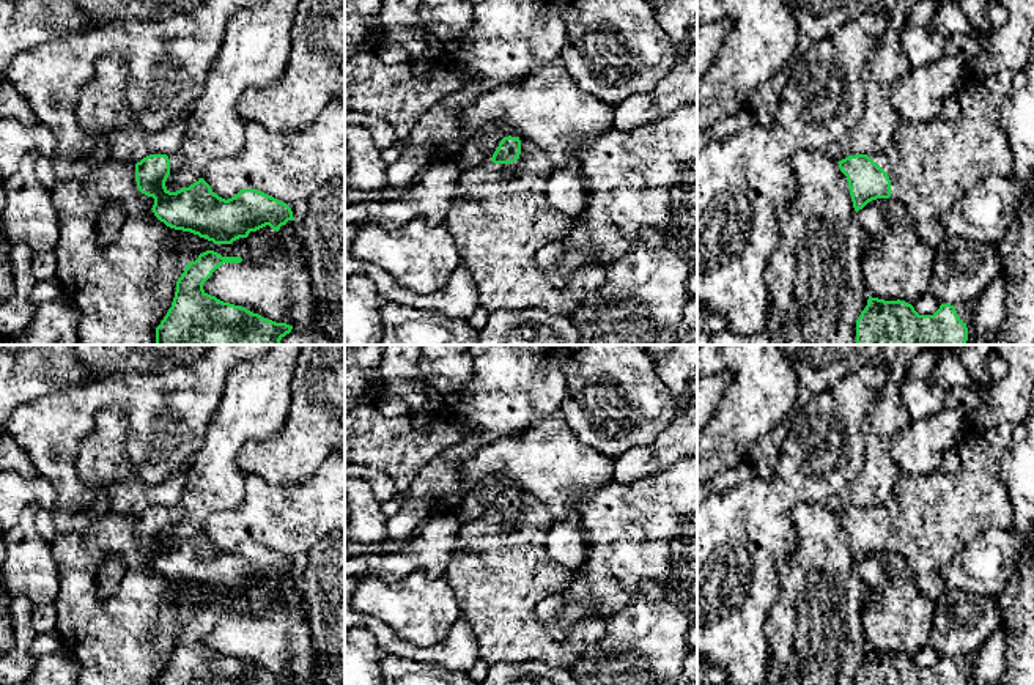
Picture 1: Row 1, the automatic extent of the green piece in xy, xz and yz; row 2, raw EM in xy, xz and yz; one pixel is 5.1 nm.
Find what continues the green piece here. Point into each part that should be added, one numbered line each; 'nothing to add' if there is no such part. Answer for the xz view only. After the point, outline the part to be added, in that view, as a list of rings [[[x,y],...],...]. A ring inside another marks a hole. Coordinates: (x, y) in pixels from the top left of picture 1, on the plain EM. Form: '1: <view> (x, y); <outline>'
1: xz (499, 573); [[[524,491],[511,526],[493,513],[460,526],[458,550],[444,578],[474,630],[478,657],[488,665],[537,660],[556,669],[570,669],[606,635],[604,620],[582,619],[565,639],[556,641],[549,638],[548,625],[535,614],[540,602],[554,594],[563,594],[574,578],[574,570],[557,562],[543,546],[552,521],[548,509]]]

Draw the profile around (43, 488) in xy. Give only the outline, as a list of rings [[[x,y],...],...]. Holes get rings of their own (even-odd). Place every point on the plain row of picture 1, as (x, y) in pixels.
[[[0,471],[0,524],[11,529],[22,510],[35,501],[49,502],[55,490],[44,477],[30,480],[14,471]]]

